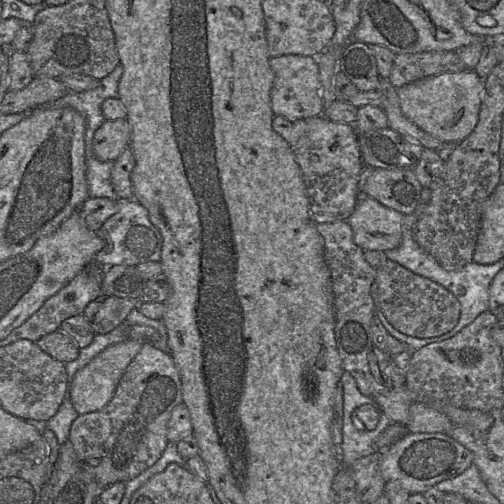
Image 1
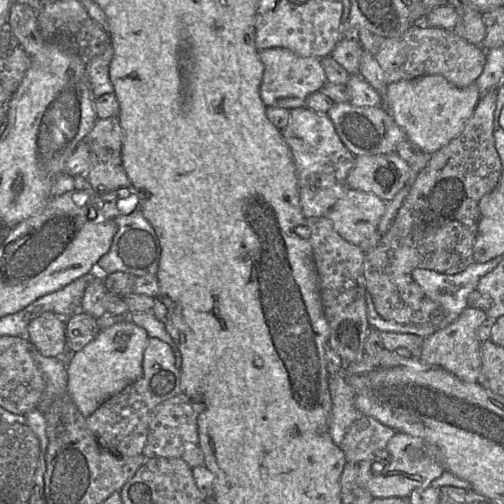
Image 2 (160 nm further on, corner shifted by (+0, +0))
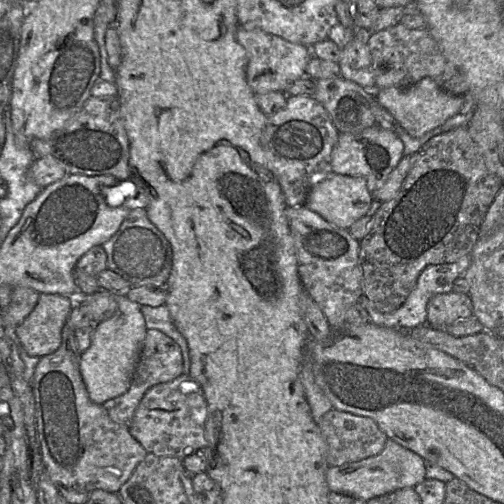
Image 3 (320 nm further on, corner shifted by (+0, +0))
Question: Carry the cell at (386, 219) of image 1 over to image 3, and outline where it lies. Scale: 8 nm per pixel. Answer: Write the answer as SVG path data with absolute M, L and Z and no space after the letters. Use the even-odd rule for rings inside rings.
M331 173L309 191L305 206L343 229L366 216L373 198L363 177Z

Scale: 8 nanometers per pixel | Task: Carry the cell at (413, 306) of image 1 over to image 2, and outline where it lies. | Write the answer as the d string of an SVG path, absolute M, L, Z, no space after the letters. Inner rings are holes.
M497 89L488 91L483 94L473 112L472 116L466 123L460 135L452 139L447 145L432 153L432 156L427 165L418 173L414 181L410 184L410 189L405 197L401 207L399 208L396 217L386 233L384 233L378 244L368 253L365 254L364 260L364 281L366 292L372 297L376 312L387 321L392 321L405 325L426 325L430 322L439 322L442 319L442 308L428 298L422 288L412 278L412 271L417 268L429 269L438 273L447 275L454 275L465 270L470 264L474 262L473 247L480 221L479 201L481 198L493 191L502 175L502 165L499 154L495 147L494 138L494 112L497 102Z

